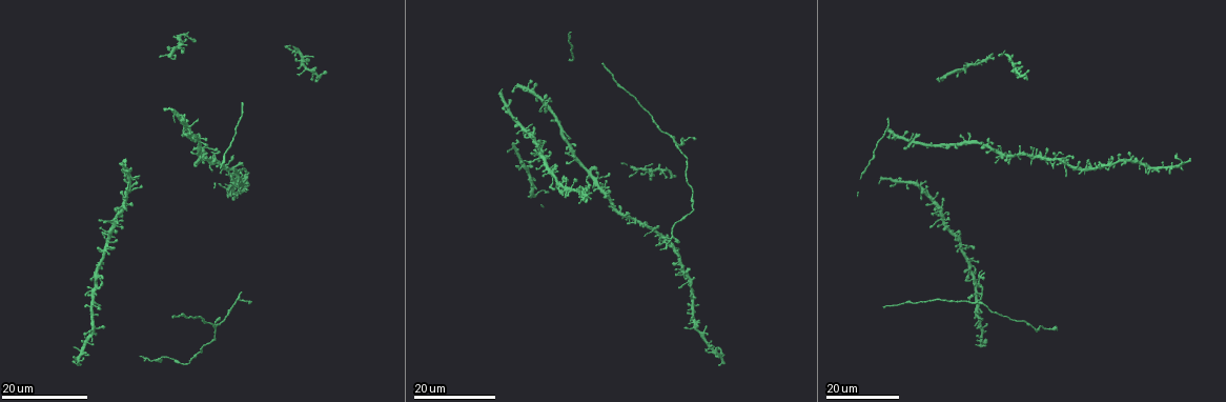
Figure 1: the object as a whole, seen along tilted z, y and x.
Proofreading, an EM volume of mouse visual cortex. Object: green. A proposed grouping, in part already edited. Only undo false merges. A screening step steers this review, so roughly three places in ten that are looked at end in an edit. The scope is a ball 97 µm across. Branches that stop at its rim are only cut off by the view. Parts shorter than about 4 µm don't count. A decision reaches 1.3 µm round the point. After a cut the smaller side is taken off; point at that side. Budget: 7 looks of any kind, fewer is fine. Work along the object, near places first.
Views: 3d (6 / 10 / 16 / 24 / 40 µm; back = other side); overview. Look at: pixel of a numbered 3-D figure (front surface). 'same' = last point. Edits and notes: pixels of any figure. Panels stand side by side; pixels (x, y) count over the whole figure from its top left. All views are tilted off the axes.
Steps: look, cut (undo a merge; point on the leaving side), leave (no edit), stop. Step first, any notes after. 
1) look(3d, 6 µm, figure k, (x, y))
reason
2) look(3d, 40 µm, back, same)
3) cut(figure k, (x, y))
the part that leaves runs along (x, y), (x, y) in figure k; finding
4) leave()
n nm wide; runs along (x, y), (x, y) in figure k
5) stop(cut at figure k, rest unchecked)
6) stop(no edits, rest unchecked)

look(3d, 16 µm, figure 1, (675, 141))
side arm on a straight run

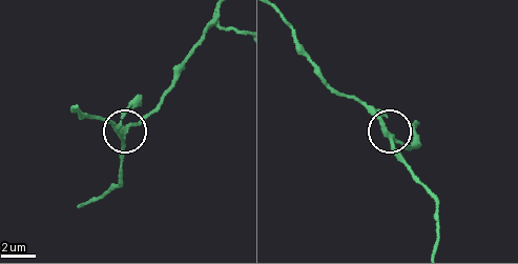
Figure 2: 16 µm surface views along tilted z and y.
look(3d, 6 µm, figure 2, (123, 130))

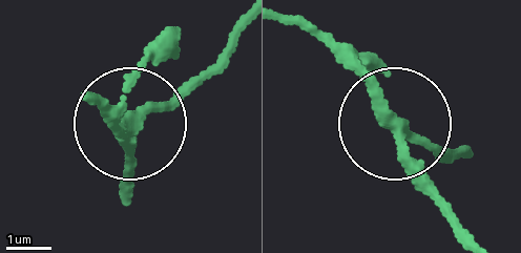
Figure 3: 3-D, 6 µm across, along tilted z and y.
leave()
240 nm wide; continuous, no second cell

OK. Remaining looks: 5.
look(3d, 24 µm, figure 1, (981, 327))
four or more arms meet

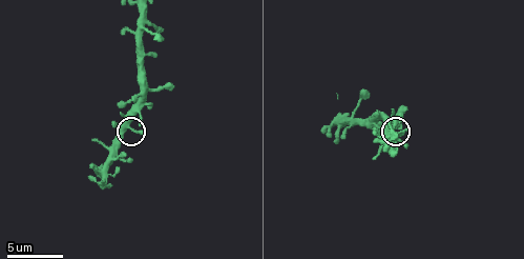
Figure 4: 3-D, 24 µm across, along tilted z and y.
look(3d, 10 µm, figure 4, (123, 130))

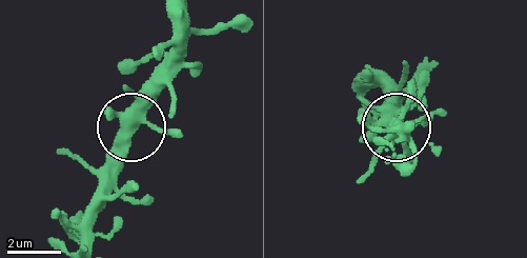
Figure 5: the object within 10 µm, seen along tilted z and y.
leave()
360 nm wide; runs along (173, 12), (158, 96), (132, 124), (120, 172), (94, 202) in figure 5; one cell here

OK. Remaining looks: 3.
look(3d, 24 µm, figure 1, (690, 206))
calibre changes

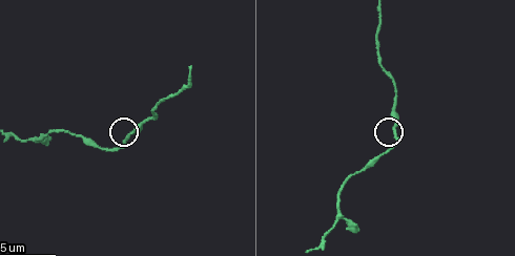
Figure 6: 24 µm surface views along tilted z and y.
look(3d, 10 µm, figure 6, (393, 126))

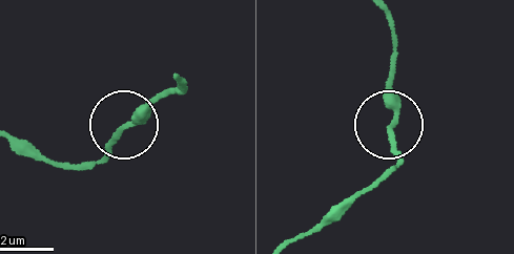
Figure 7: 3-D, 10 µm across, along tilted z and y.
cut(figure 7, (117, 140))
a second cell is stuck on

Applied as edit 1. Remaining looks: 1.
stop(cut at figure 7, rest unchecked)

